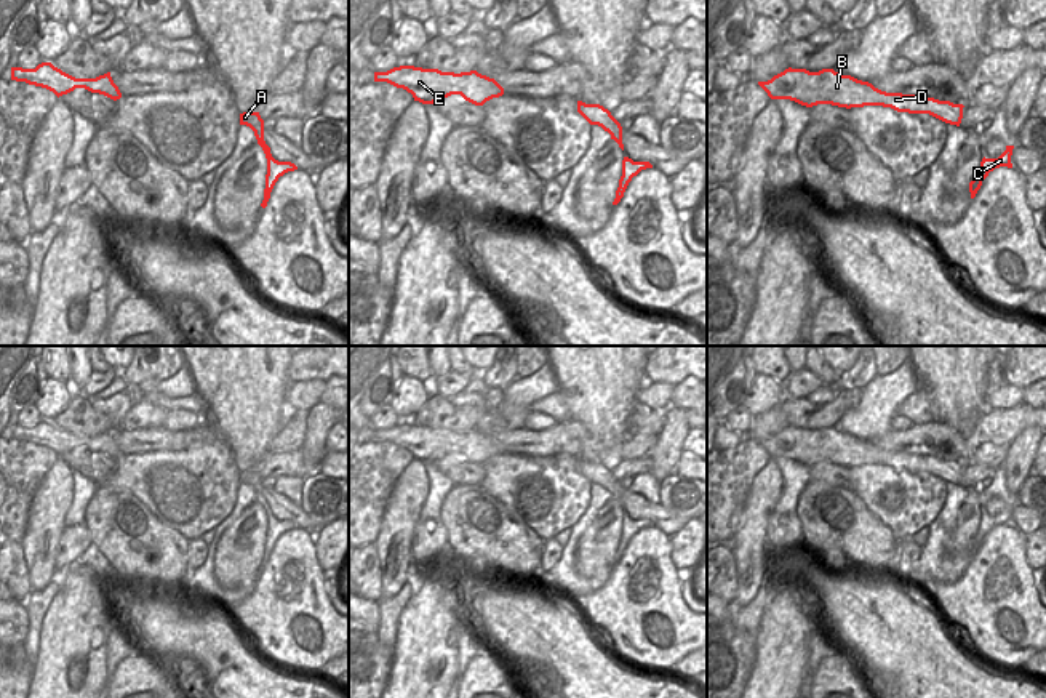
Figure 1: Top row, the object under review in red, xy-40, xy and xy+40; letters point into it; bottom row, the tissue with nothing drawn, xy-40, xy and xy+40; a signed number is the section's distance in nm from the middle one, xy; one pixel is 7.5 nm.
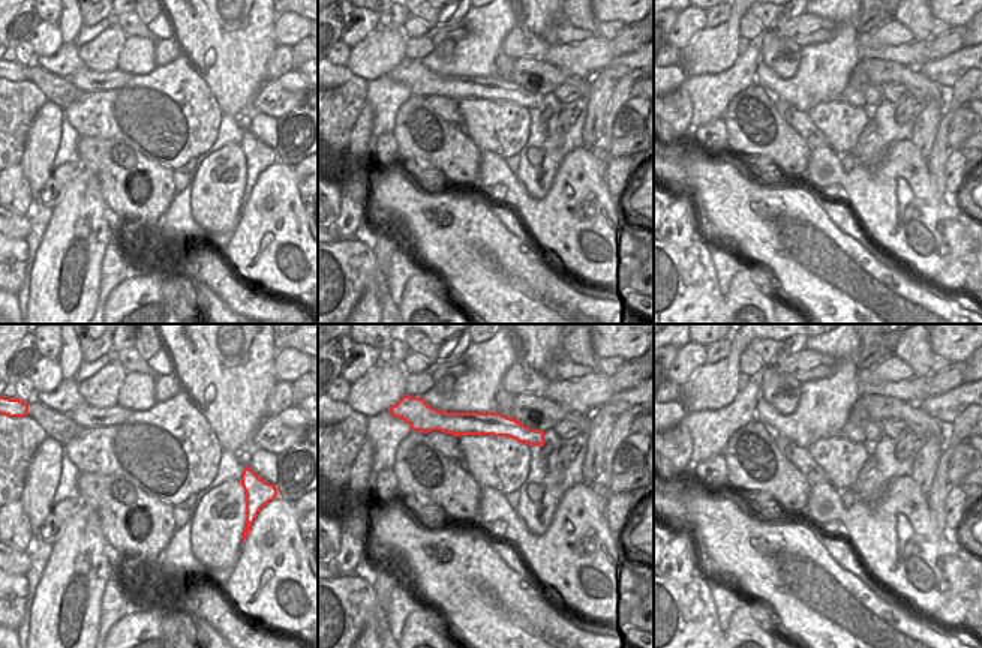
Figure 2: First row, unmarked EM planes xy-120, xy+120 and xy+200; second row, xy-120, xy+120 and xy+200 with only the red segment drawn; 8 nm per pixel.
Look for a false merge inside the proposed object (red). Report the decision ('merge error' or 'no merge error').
merge error

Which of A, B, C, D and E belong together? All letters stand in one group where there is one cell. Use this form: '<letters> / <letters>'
A C / B D E

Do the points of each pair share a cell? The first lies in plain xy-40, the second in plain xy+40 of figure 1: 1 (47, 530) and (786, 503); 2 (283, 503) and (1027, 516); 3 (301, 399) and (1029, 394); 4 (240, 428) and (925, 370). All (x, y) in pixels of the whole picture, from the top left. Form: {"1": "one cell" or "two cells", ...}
{"1": "two cells", "2": "one cell", "3": "two cells", "4": "one cell"}

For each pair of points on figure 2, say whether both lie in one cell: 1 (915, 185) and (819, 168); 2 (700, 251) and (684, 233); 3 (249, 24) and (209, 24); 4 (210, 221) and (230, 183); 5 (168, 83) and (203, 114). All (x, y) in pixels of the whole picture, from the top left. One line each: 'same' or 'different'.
1: same
2: different
3: same
4: same
5: same

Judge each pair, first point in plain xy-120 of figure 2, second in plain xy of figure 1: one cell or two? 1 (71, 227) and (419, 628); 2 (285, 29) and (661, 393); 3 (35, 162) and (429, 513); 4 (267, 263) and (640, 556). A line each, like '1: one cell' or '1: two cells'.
1: one cell
2: one cell
3: two cells
4: one cell

